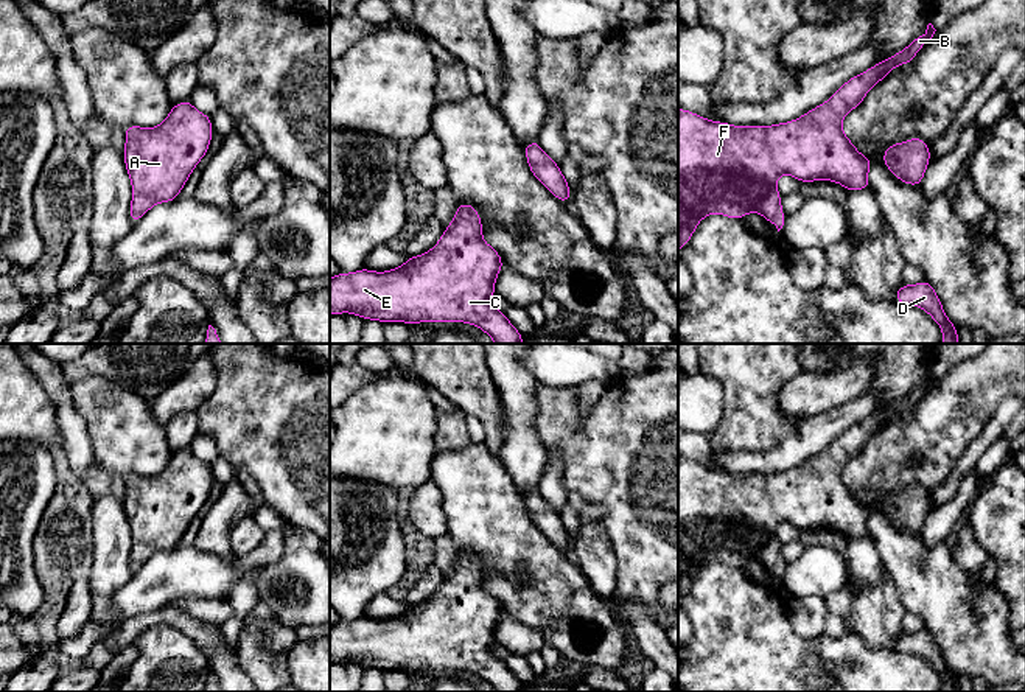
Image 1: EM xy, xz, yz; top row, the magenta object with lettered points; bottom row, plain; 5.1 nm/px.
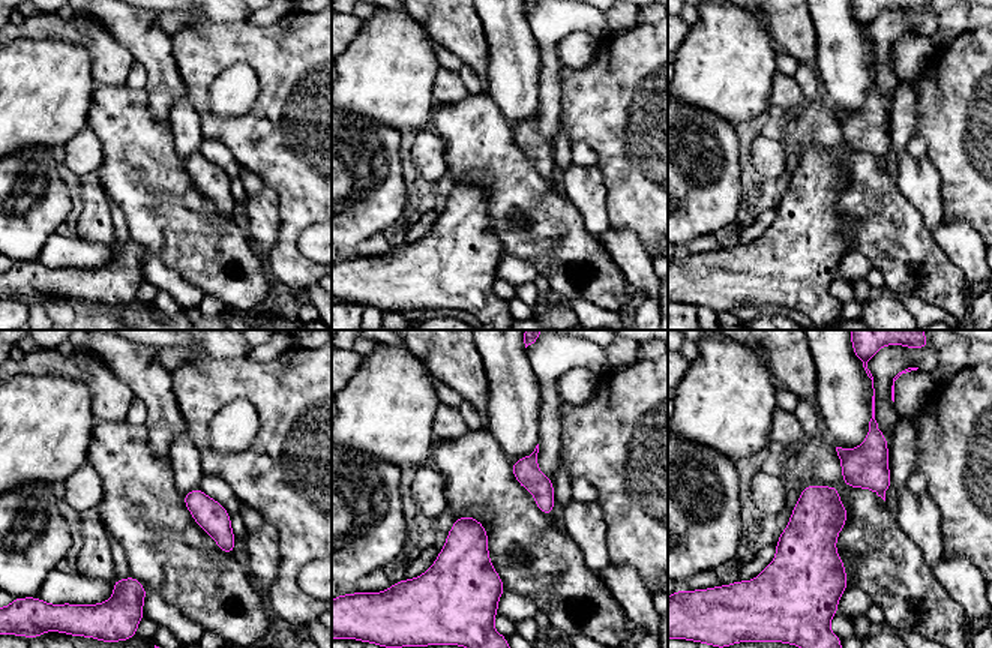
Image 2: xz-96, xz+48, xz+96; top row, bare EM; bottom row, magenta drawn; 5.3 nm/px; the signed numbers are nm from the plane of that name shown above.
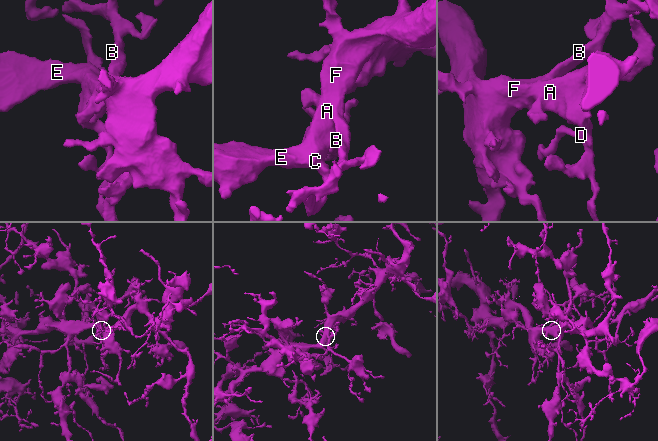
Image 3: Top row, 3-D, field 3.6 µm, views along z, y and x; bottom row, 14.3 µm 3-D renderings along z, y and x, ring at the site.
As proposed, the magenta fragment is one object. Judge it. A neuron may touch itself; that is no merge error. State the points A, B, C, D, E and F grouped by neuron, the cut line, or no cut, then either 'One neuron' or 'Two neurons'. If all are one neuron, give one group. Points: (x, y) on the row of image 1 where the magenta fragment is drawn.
Groups: A B C D E F. No split. One neuron

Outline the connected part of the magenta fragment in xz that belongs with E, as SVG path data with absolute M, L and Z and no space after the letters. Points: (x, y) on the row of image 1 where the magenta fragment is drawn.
M457 204L456 215L437 244L423 255L409 257L397 269L373 272L359 269L330 278L330 316L352 313L367 320L465 322L479 327L495 344L523 344L523 334L507 316L492 305L495 280L504 263L496 249L482 239L482 221L474 205Z

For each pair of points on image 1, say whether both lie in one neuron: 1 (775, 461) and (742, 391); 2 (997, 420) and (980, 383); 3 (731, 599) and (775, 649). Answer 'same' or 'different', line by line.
1: different
2: different
3: same

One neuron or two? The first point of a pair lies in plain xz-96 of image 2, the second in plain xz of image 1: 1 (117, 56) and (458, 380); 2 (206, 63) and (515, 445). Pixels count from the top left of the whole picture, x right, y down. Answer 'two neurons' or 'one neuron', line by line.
1: two neurons
2: two neurons

